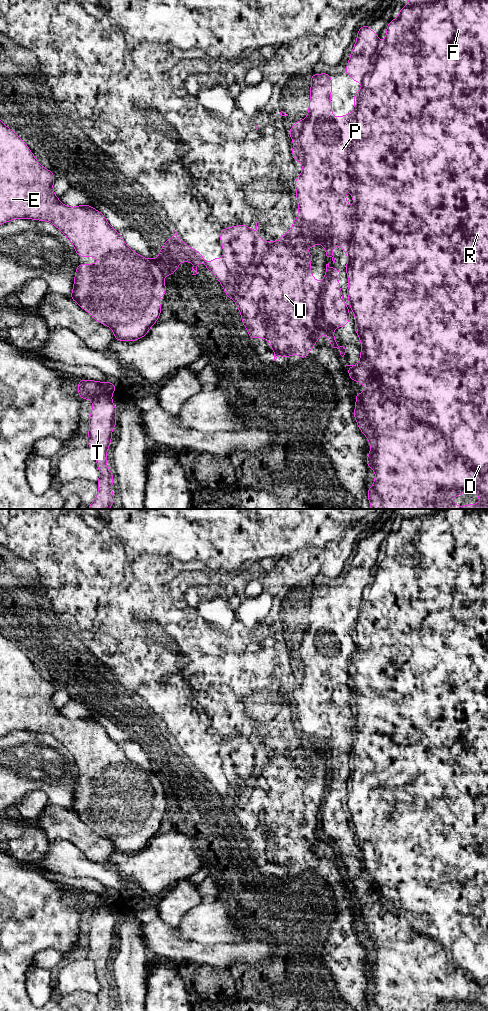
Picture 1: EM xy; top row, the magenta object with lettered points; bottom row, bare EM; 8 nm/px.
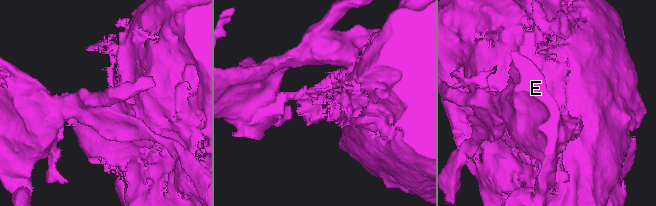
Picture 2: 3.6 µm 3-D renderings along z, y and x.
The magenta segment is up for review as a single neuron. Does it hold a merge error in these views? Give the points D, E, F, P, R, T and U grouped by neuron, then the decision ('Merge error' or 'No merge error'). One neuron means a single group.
Groups: D F P R U / E T. Merge error

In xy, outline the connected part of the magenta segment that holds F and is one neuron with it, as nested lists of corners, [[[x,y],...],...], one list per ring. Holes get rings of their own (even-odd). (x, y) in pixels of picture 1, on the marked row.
[[[408,0],[407,6],[402,5],[398,17],[388,22],[386,39],[380,46],[378,42],[378,34],[369,28],[368,23],[358,29],[356,43],[343,72],[354,82],[362,83],[361,92],[357,89],[354,91],[354,110],[351,113],[338,118],[333,116],[330,74],[310,76],[312,85],[307,117],[294,122],[288,132],[288,136],[293,139],[292,157],[303,164],[302,173],[294,181],[299,212],[292,222],[293,227],[281,235],[280,241],[263,241],[259,237],[259,222],[256,223],[255,234],[249,225],[227,227],[220,232],[224,257],[211,259],[210,265],[203,254],[190,248],[180,238],[191,257],[182,262],[194,263],[192,275],[197,274],[197,264],[201,262],[206,270],[216,276],[226,296],[235,301],[249,338],[269,341],[270,349],[274,351],[273,361],[279,354],[284,359],[294,354],[298,354],[300,360],[305,359],[321,334],[328,335],[330,349],[337,348],[343,357],[346,349],[337,345],[333,332],[334,328],[345,327],[350,321],[338,282],[341,272],[335,267],[330,268],[328,263],[324,280],[315,281],[310,268],[313,253],[304,251],[305,248],[313,248],[321,243],[326,256],[331,257],[334,264],[332,249],[339,245],[340,250],[347,253],[347,293],[356,316],[354,329],[362,346],[360,361],[345,367],[350,379],[362,383],[366,391],[356,392],[353,417],[371,447],[366,458],[367,468],[375,471],[374,484],[367,489],[371,509],[488,509],[488,0]],[[348,188],[355,202],[353,208],[349,207],[344,197]],[[468,491],[476,491],[481,503],[460,507],[450,501]]]

